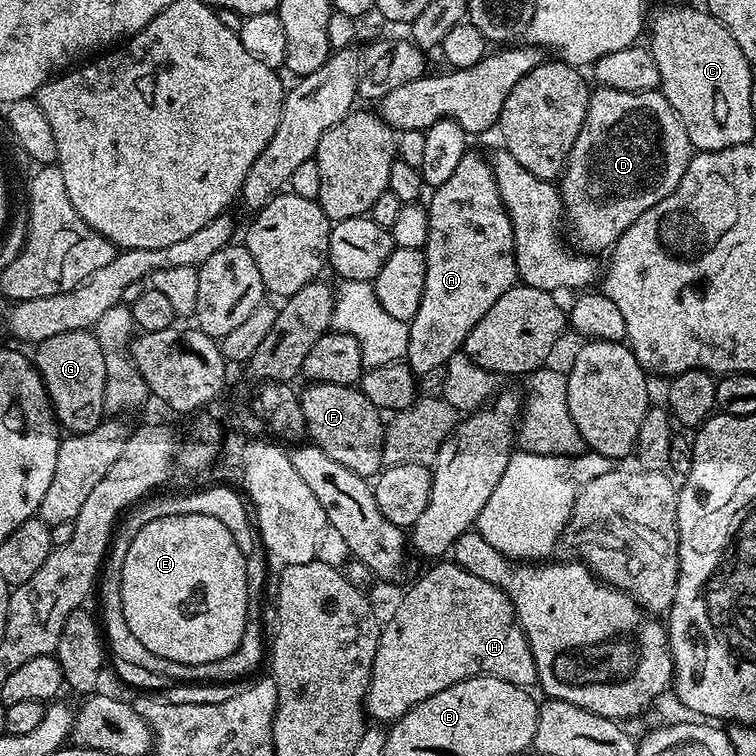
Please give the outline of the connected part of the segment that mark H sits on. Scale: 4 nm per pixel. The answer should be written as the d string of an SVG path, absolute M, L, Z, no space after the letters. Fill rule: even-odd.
M436 562L432 569L405 594L400 600L400 605L392 612L392 617L382 624L380 633L380 641L378 642L378 650L374 654L374 670L370 678L370 686L368 687L368 698L366 701L366 712L369 717L372 716L373 721L384 722L380 720L388 720L387 722L395 722L401 720L404 715L412 709L418 702L426 702L426 698L430 698L434 694L438 694L438 690L446 690L450 686L454 686L458 682L462 682L471 676L479 676L487 674L489 676L497 676L502 678L502 682L510 682L519 688L531 689L536 684L536 667L534 666L534 654L530 654L530 646L528 640L524 636L520 624L516 620L516 610L512 607L511 600L501 588L495 588L490 582L482 582L482 578L474 578L474 574L470 574L466 570L462 570L454 562L448 564L440 564L444 562Z

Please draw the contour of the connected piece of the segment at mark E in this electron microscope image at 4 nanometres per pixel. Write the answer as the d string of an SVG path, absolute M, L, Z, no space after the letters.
M174 514L146 522L134 534L134 542L126 550L126 562L122 562L122 614L126 614L126 626L150 654L170 662L218 662L218 658L234 654L242 642L242 630L246 630L250 575L247 563L240 541L210 514Z

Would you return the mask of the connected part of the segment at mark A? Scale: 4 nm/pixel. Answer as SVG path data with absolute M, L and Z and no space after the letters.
M468 150L454 174L442 185L431 189L427 200L428 240L422 249L426 262L426 282L422 302L418 302L418 310L408 324L406 357L408 367L420 378L431 372L439 373L448 359L463 349L470 330L482 322L482 314L486 314L486 310L490 310L490 306L494 306L494 302L498 302L506 290L515 288L518 283L514 230L506 206L498 194L491 163L485 157L483 160L474 150Z

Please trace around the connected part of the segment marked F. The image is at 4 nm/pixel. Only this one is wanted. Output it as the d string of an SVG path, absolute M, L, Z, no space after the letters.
M333 384L307 385L308 389L300 392L302 414L306 414L308 436L311 443L316 444L334 462L342 462L346 470L354 470L354 474L372 478L385 467L384 462L384 430L386 420L381 409L376 408L360 392L356 386L334 386Z

